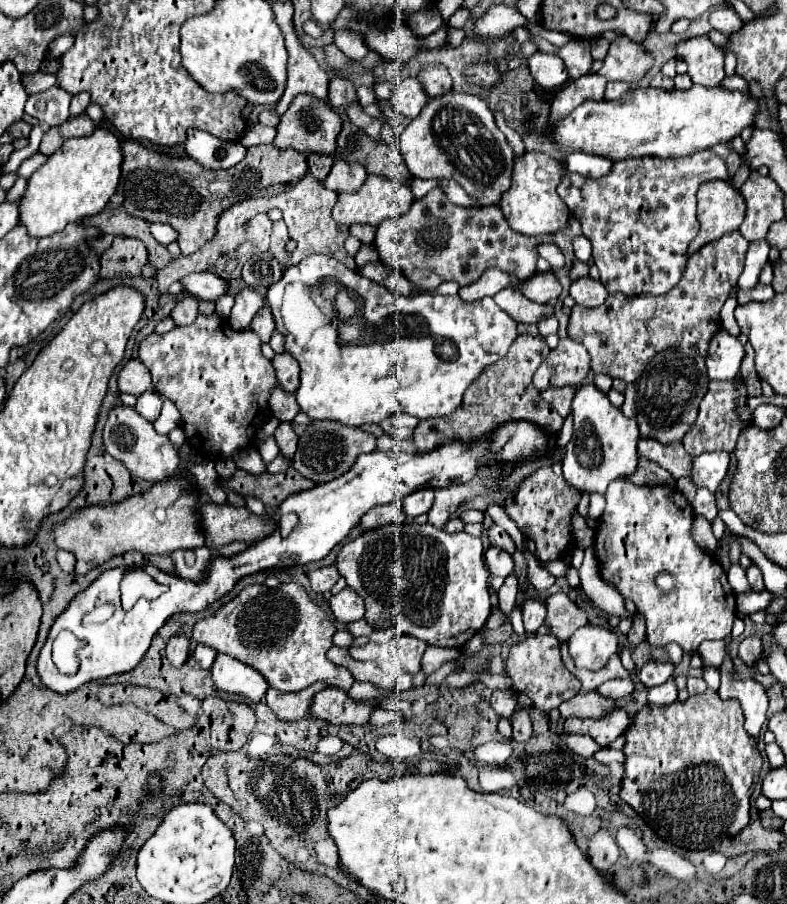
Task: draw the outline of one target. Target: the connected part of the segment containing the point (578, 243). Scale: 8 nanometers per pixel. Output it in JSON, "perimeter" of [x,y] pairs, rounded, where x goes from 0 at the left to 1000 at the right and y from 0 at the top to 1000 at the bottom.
{"perimeter":[[[737,261],[737,263],[729,265],[729,281],[732,281],[734,288],[742,288],[742,290],[750,288],[750,283],[752,283],[752,272],[750,272],[750,268],[747,268],[742,261]]]}

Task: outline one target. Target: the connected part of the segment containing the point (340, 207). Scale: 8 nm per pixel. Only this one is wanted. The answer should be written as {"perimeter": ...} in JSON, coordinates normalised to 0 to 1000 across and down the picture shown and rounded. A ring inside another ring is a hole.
{"perimeter":[[[468,195],[468,199],[457,206],[450,215],[429,215],[429,221],[422,230],[422,241],[435,250],[450,250],[450,248],[468,248],[480,250],[490,241],[501,241],[508,237],[516,237],[524,228],[524,212],[521,208],[508,199],[490,199],[480,195]]]}

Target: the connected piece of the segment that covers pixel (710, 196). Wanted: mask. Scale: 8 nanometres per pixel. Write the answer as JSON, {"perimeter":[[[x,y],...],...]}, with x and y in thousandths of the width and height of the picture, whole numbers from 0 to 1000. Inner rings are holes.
{"perimeter":[[[922,199],[895,201],[887,210],[887,246],[889,259],[874,272],[874,281],[884,281],[897,268],[910,268],[917,259],[938,254],[948,239],[948,223],[938,210]]]}

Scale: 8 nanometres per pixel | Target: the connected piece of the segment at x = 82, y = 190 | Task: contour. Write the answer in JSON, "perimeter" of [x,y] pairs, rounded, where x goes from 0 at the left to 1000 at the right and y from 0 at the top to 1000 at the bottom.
{"perimeter":[[[122,142],[109,153],[91,153],[61,173],[61,179],[36,199],[36,208],[25,223],[25,246],[43,263],[56,263],[79,257],[84,248],[102,246],[109,239],[125,237],[150,208],[155,188],[155,162],[150,153],[135,144]]]}

